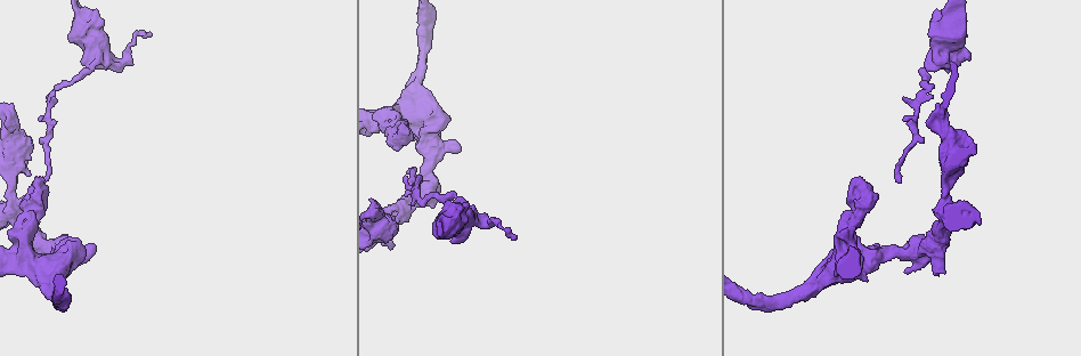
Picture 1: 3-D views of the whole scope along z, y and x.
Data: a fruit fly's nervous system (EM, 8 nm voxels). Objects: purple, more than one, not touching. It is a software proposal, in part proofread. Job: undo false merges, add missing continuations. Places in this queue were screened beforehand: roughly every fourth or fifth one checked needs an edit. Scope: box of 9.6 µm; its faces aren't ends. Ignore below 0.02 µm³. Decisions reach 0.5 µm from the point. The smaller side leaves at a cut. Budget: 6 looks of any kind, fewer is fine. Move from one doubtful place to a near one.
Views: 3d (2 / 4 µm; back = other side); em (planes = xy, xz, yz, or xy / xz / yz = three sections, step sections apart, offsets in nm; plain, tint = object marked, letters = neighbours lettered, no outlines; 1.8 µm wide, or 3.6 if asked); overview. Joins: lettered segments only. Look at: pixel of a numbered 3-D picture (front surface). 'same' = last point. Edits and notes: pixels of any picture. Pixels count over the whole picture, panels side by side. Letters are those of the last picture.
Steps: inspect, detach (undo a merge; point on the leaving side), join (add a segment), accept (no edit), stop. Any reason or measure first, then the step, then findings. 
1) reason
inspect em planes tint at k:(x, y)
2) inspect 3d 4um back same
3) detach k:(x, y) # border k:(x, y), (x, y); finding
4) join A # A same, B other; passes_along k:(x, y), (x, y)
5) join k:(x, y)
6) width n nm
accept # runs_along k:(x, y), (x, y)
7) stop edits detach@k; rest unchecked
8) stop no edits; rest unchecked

calibre changes
inspect em 3.6um xz step 16 letters at 1:(946, 206)

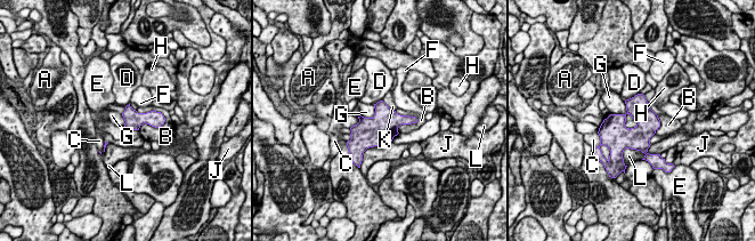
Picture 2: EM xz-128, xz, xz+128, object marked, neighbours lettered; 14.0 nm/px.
accept # A other, B other, C other, D other, E other, F other, G other, H other, J other, K other, L other; border 2:(625, 101), (626, 112), (614, 114); continuous, no second neuron

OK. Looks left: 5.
inspect em planes letters at 1:(389, 121)

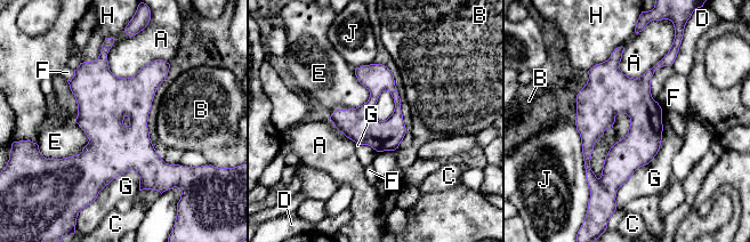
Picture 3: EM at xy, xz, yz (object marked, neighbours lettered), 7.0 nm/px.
accept # A other, B other, C other, D other, E other, F other, G other, H other, J other; one neuron here

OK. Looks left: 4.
free end
inspect em yz step 4 letters at 1:(934, 274)

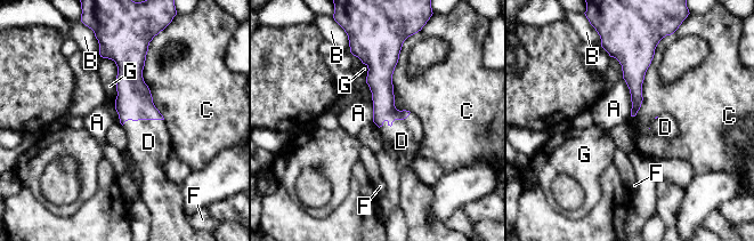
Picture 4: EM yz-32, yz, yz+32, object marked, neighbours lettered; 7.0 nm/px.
join D # A other, B other, C other, D same, F other, G other; passes_along 4:(134, 102), (143, 119), (148, 142); the neuron continues

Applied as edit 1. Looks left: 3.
stop edits join@4; rest unchecked

